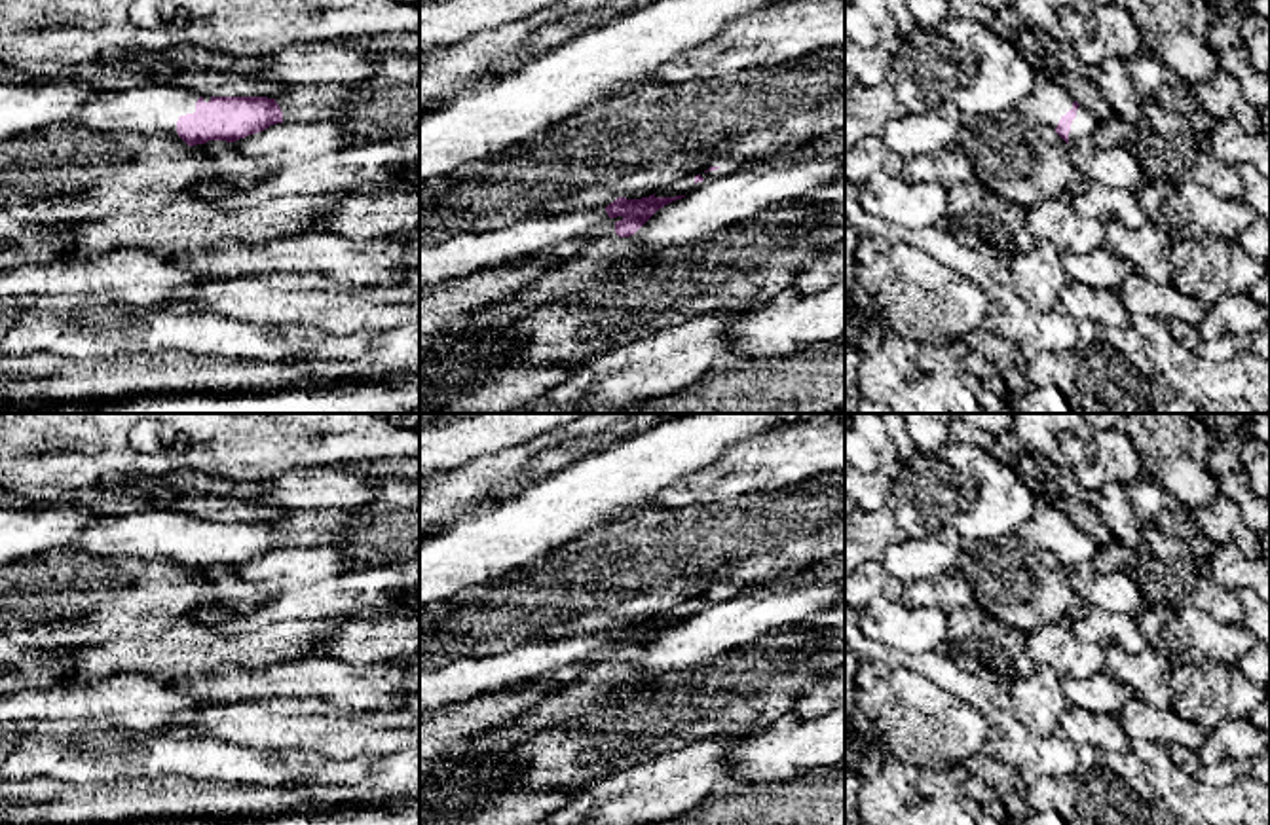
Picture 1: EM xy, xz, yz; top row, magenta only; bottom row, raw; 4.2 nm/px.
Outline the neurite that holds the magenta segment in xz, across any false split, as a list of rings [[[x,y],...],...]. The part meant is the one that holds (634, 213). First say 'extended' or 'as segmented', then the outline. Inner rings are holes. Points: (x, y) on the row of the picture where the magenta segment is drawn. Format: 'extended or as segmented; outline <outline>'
extended; outline [[[655,193],[642,199],[626,199],[617,197],[606,209],[588,209],[588,211],[570,211],[556,214],[528,214],[518,218],[516,222],[503,224],[495,229],[458,229],[435,245],[420,245],[420,290],[435,286],[439,283],[446,283],[450,279],[461,279],[465,275],[490,269],[495,266],[503,266],[509,262],[516,262],[520,258],[533,256],[543,247],[560,245],[570,239],[585,239],[588,231],[607,226],[613,218],[621,218],[615,222],[615,233],[619,237],[634,235],[659,209],[664,205],[682,199],[685,195],[676,197],[657,197]]]

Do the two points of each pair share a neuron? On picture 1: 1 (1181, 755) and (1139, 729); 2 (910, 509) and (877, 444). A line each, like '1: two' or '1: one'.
1: two
2: two

